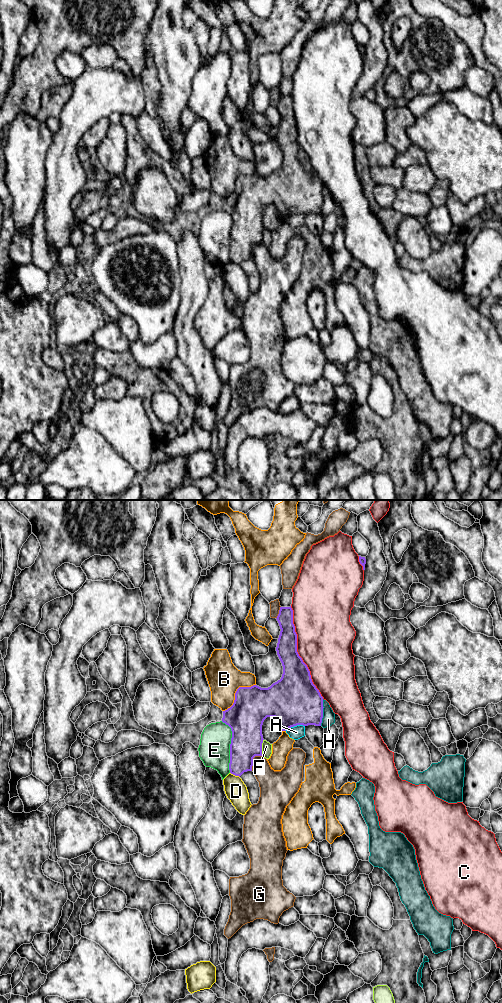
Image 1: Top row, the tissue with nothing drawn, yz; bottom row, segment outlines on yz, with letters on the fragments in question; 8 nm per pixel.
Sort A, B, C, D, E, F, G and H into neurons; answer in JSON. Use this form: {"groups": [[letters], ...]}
{"groups": [["A"], ["B"], ["C"], ["D"], ["E"], ["F"], ["G"], ["H"]]}

